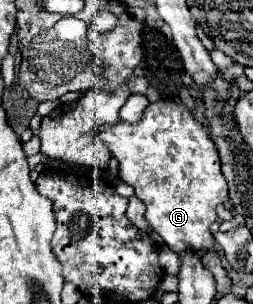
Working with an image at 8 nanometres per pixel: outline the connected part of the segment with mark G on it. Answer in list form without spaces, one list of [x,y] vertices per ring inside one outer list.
[[[157,101],[151,103],[141,121],[137,123],[117,123],[117,125],[103,125],[97,133],[97,139],[107,145],[107,149],[117,157],[119,161],[119,179],[129,183],[135,189],[135,195],[143,201],[145,205],[145,221],[151,225],[155,233],[159,233],[165,241],[165,245],[175,251],[175,253],[185,253],[185,251],[207,251],[213,249],[215,239],[211,235],[211,225],[219,219],[217,217],[217,207],[233,207],[229,193],[227,193],[227,183],[221,173],[221,159],[219,153],[209,139],[207,131],[203,125],[193,119],[191,111],[173,101]]]

